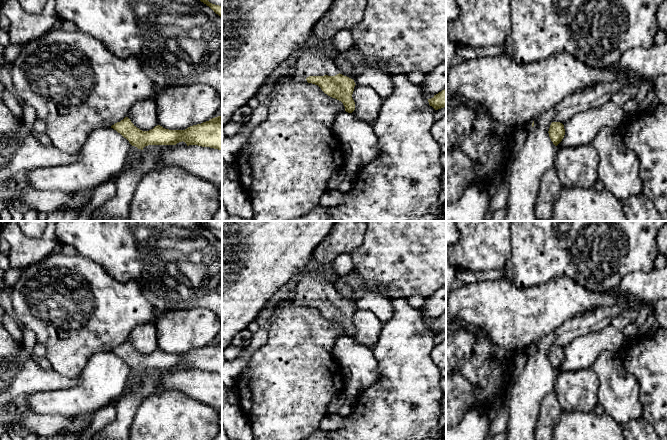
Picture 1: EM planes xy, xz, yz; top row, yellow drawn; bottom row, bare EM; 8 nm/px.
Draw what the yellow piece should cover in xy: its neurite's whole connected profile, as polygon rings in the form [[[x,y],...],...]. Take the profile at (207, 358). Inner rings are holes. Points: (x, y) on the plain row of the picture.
[[[221,340],[185,354],[169,354],[157,349],[149,355],[142,355],[128,341],[115,347],[111,352],[126,362],[132,370],[141,374],[148,369],[176,369],[183,365],[187,370],[198,369],[222,375]]]

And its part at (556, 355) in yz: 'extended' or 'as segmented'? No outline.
as segmented

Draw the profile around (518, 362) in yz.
[[[524,351],[514,353],[513,357],[510,360],[509,366],[510,374],[512,376],[518,376],[523,372],[528,360],[528,356],[529,355],[527,355]]]

